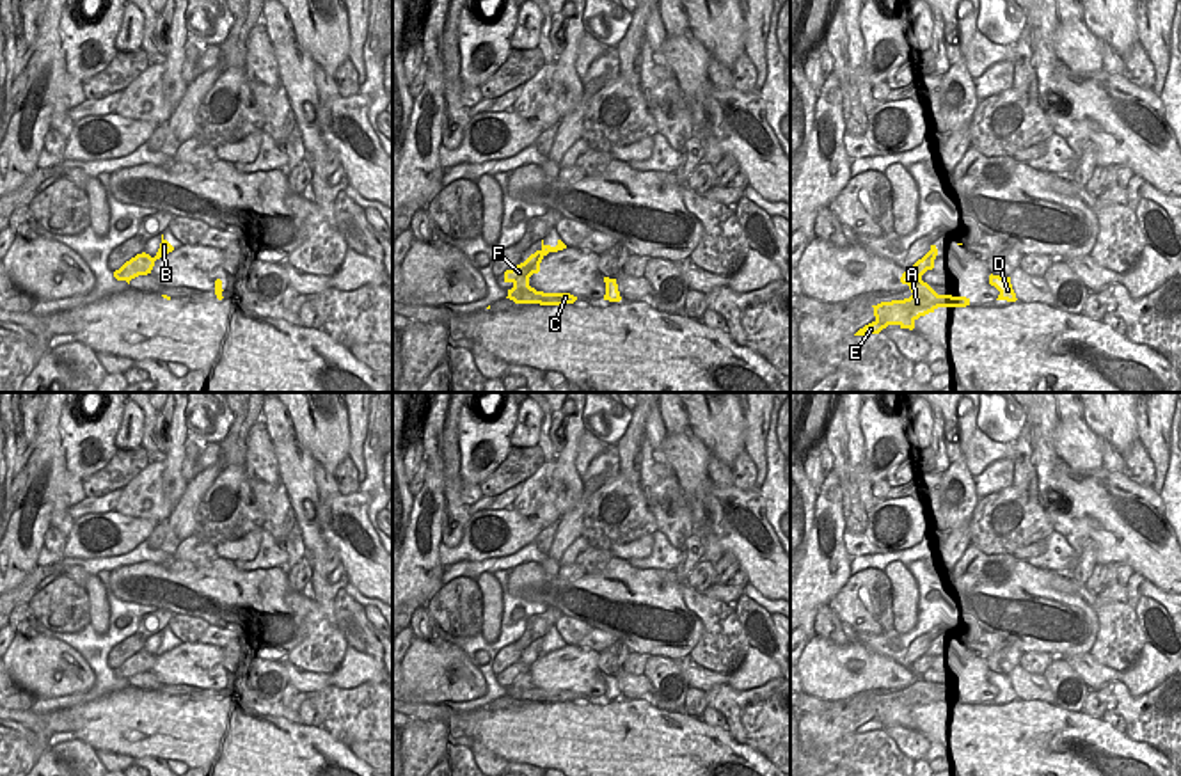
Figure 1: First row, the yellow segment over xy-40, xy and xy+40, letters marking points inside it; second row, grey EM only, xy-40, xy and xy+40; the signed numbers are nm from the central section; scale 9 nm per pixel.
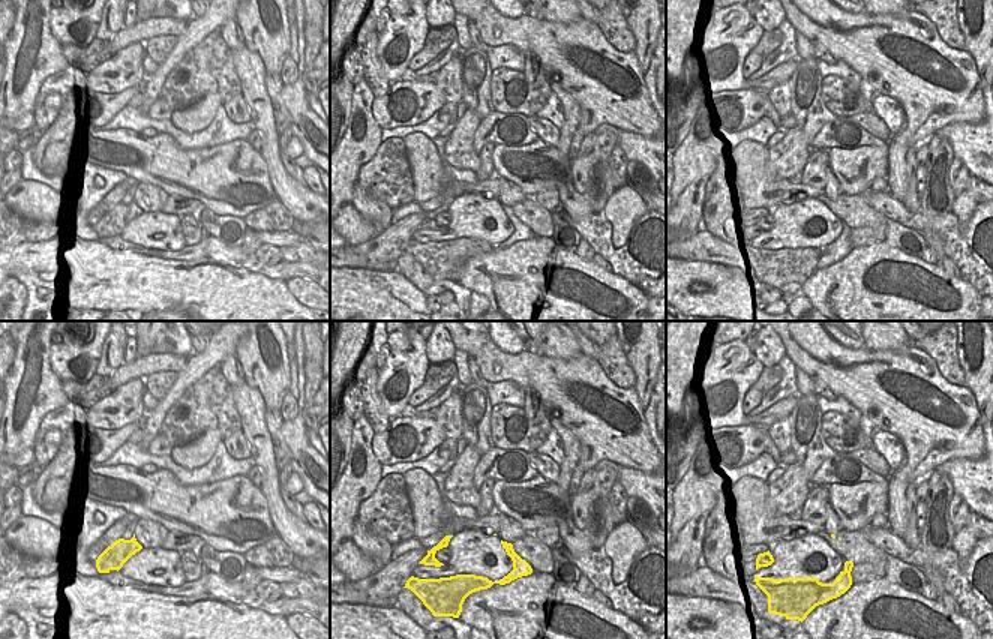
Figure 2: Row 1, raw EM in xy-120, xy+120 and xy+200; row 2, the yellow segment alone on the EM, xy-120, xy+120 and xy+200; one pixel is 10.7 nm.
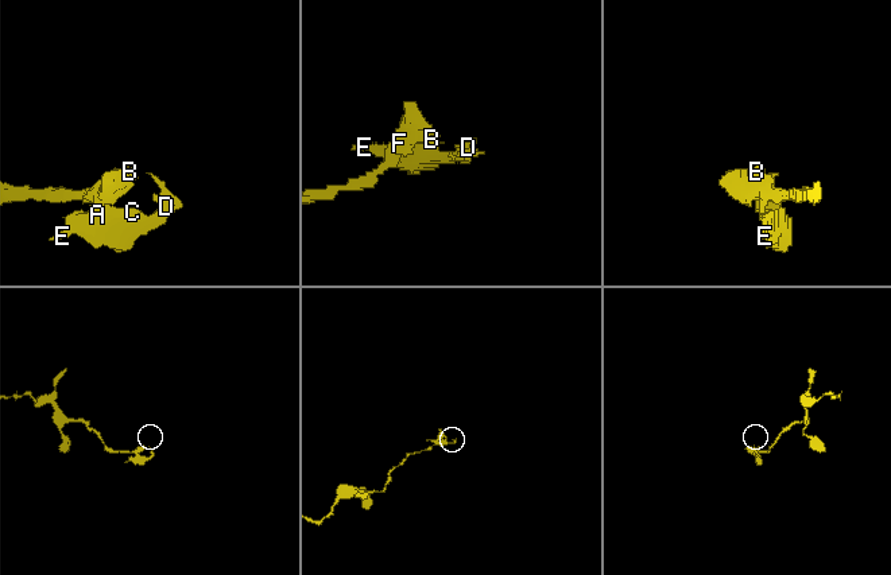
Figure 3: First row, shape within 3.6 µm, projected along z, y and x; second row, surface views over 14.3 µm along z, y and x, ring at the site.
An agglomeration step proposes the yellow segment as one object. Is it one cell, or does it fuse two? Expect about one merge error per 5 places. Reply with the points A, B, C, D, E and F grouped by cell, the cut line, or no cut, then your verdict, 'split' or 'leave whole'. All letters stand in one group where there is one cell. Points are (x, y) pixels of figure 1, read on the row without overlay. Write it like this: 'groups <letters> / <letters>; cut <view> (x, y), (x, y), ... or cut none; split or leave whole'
groups A C D E / B F; cut xy (508, 688), (535, 689); split

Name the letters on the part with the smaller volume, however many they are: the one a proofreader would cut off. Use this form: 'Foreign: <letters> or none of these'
Foreign: A, C, D, E

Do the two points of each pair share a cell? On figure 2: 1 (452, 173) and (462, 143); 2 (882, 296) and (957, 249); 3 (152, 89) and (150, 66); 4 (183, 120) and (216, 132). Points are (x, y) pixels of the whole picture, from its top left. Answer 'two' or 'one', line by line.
1: two
2: two
3: two
4: two

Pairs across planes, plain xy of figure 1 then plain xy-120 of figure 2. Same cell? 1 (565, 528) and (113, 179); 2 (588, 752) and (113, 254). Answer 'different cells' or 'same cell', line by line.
1: different cells
2: same cell

